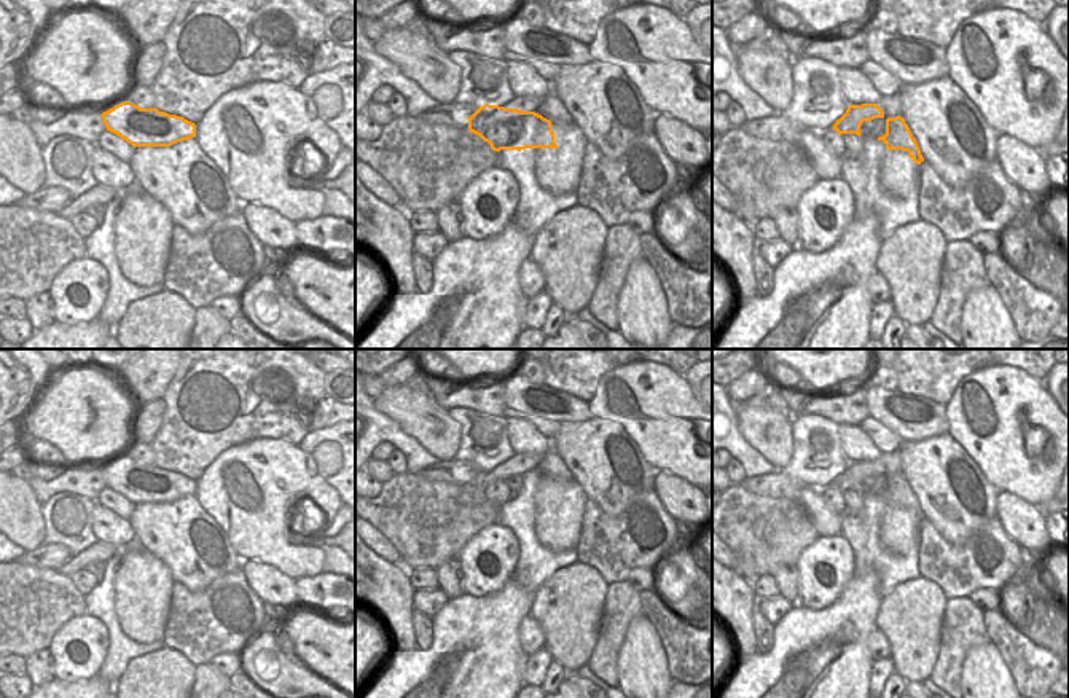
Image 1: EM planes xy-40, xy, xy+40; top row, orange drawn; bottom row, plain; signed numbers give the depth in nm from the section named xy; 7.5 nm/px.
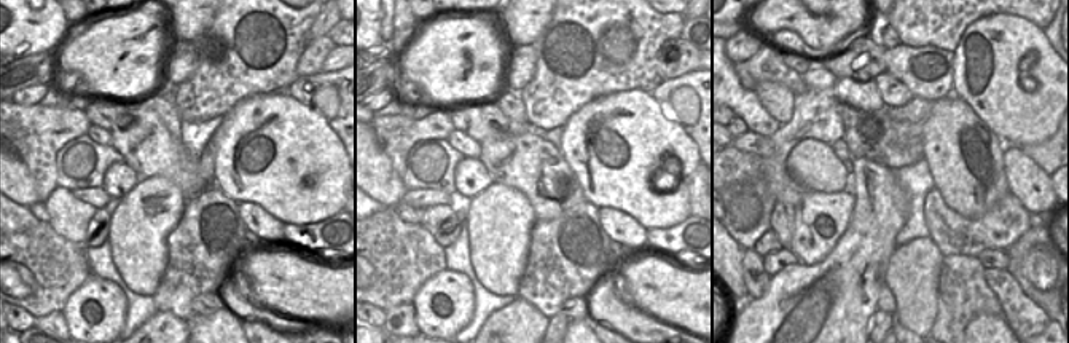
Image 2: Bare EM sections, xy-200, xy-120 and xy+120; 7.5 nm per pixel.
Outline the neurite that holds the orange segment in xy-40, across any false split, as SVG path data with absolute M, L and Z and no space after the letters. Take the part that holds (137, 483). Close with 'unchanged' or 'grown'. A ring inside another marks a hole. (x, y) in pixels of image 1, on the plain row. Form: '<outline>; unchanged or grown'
M121 459L104 469L107 488L135 504L170 504L196 494L196 481L183 473L169 472L158 465L140 465L132 459Z; unchanged

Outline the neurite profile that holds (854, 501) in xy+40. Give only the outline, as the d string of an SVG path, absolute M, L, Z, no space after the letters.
M841 491L844 496L844 513L852 518L863 518L863 494L856 491Z

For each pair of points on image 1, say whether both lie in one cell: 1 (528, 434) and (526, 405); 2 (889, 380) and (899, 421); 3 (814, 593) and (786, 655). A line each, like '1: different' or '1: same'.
1: same
2: different
3: different

